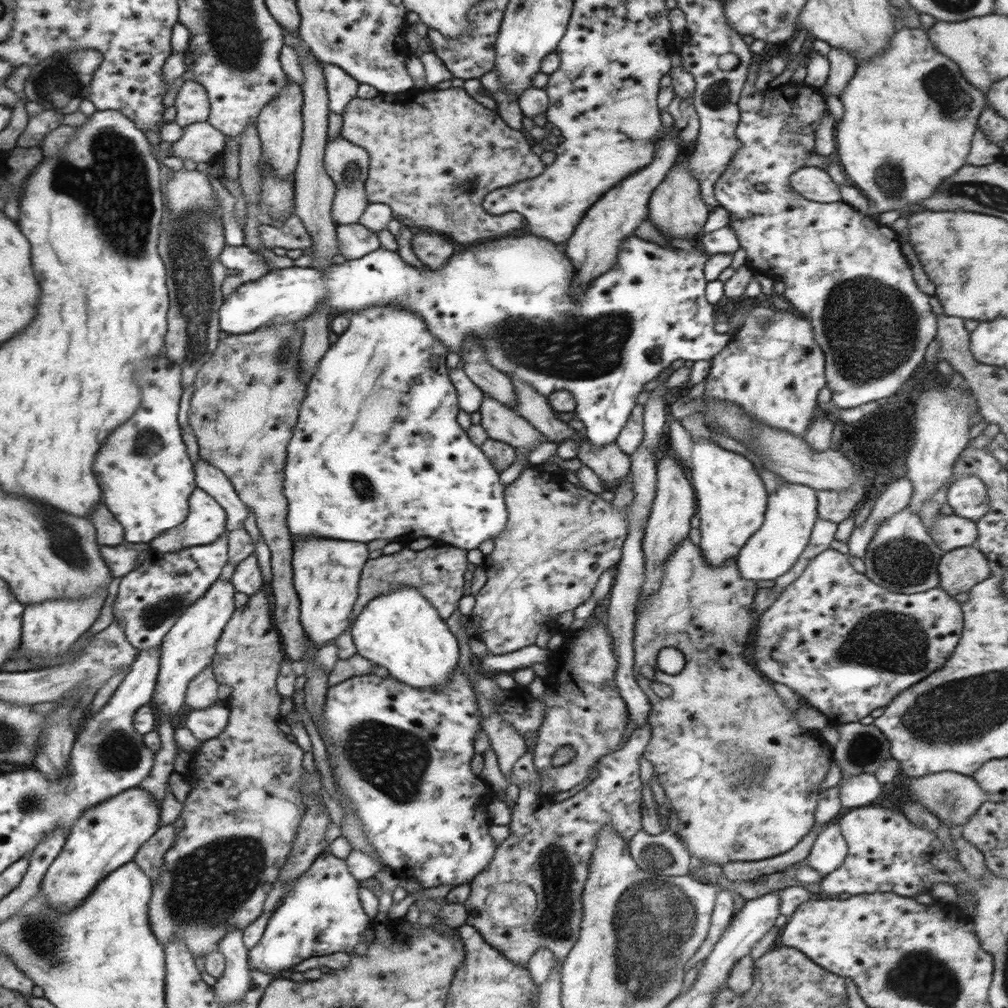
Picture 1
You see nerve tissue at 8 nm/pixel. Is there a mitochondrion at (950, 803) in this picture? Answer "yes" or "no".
yes

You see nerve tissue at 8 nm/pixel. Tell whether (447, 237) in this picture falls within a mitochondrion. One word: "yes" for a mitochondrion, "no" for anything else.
no

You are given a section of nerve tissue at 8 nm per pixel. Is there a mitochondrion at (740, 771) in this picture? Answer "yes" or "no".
yes

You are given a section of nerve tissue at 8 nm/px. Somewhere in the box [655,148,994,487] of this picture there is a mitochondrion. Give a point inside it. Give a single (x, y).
(872, 329)

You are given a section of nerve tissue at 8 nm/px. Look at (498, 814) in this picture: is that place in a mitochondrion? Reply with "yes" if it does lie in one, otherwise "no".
no

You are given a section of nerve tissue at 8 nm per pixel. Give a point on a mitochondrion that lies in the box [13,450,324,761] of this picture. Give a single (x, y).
(64, 541)

